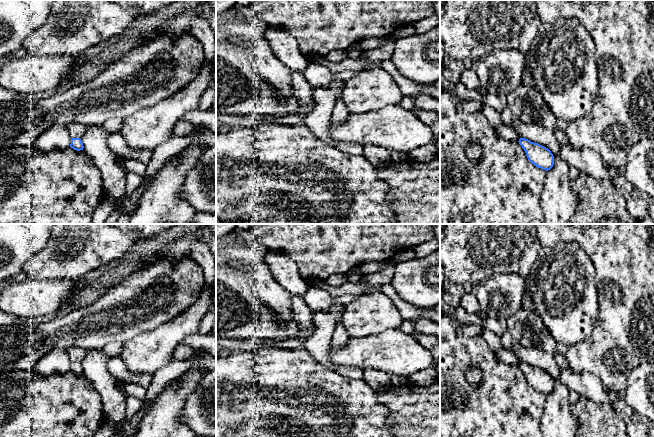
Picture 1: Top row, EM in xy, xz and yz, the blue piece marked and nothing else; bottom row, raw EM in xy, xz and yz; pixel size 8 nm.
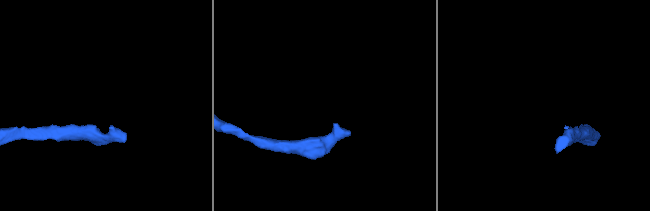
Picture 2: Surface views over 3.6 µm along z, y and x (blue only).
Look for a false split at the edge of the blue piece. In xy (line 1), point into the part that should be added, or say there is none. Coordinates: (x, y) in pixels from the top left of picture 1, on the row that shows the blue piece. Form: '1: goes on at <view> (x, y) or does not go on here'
1: does not go on here

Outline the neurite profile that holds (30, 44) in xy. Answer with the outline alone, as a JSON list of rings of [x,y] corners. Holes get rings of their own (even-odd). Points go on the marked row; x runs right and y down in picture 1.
[[[53,0],[44,25],[26,39],[22,48],[38,56],[80,55],[121,34],[137,17],[137,8],[123,8],[113,0]]]

